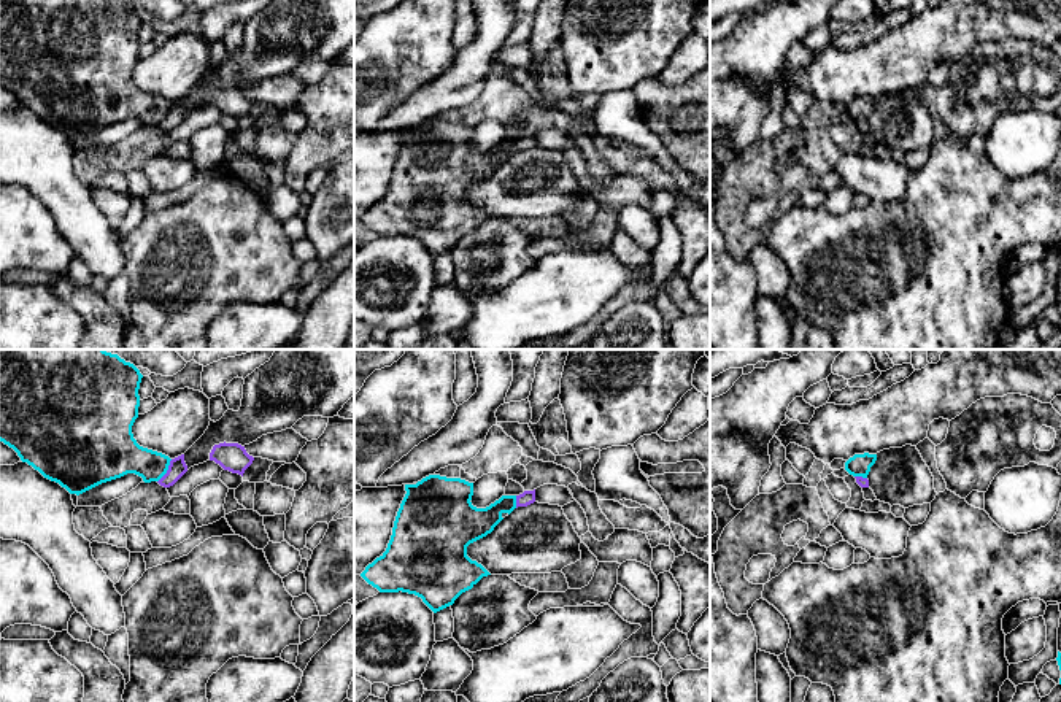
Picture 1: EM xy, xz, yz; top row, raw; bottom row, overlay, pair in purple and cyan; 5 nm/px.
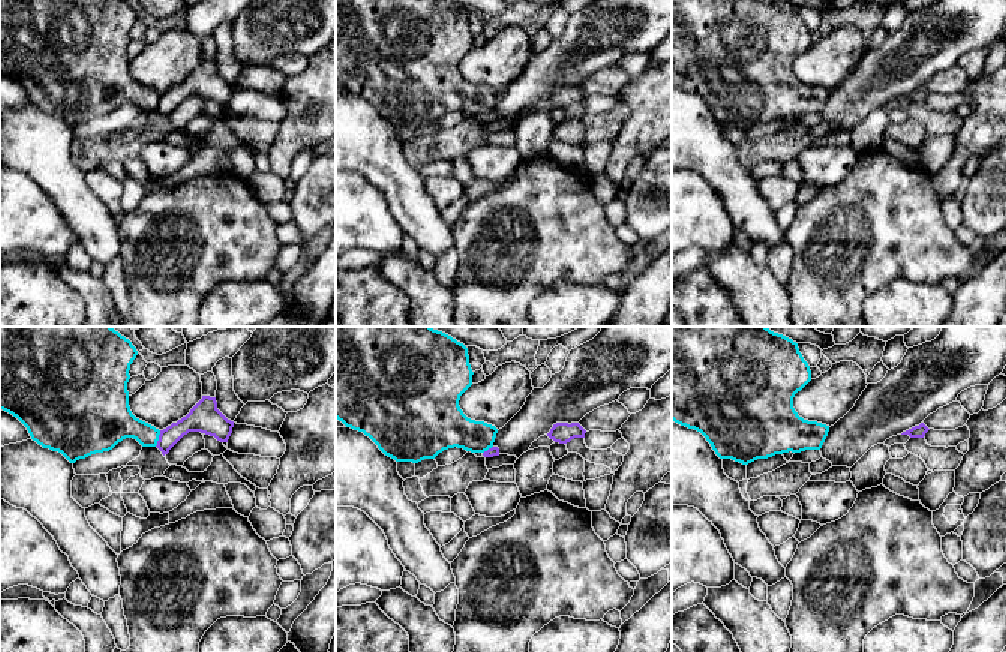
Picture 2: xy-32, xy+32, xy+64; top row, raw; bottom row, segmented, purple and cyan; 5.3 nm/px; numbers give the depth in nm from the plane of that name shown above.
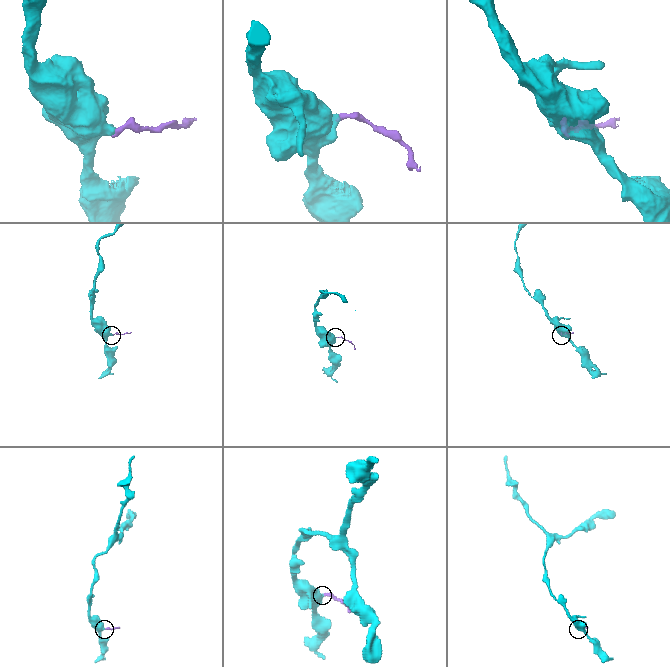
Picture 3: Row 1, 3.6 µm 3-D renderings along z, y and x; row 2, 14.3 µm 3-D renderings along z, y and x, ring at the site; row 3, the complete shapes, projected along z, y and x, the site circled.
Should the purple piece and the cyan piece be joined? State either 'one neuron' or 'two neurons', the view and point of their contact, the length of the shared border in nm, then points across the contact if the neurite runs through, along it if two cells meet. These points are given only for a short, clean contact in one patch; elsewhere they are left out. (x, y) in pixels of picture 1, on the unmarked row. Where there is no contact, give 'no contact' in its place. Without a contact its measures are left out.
two neurons; meets purple in xy at (167, 115); contact 140 nm long; border along xy (172, 104), (167, 116), (158, 126)

